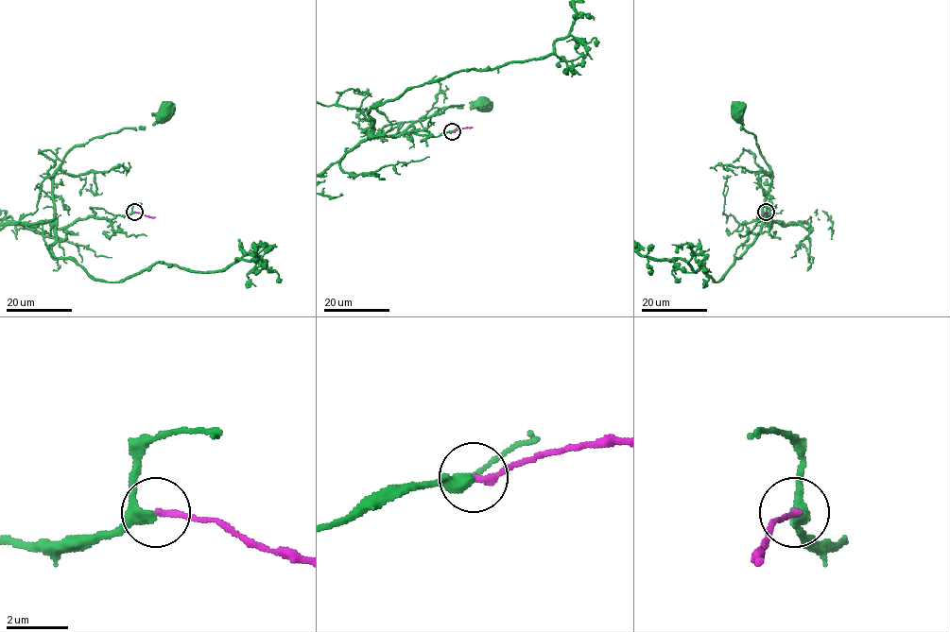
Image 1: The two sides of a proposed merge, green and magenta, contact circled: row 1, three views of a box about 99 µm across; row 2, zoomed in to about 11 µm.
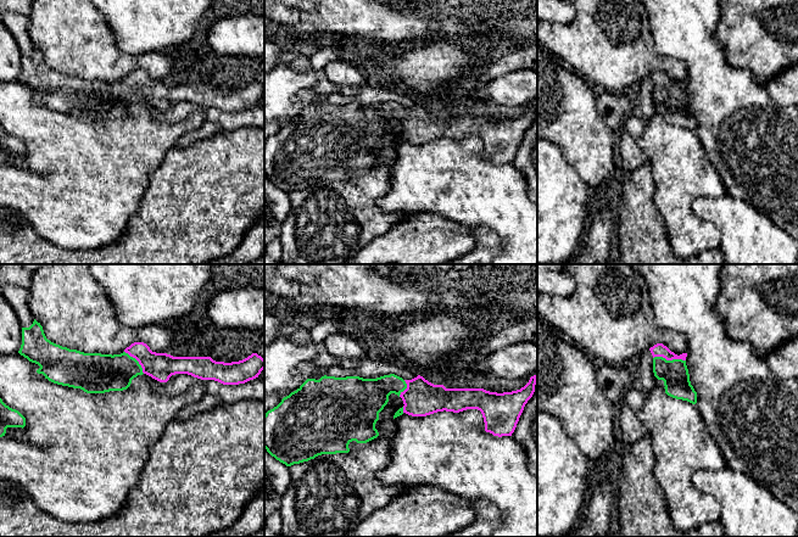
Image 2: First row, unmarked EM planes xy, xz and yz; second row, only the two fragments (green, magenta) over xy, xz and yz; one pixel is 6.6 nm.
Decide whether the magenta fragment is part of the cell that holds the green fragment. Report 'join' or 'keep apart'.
join

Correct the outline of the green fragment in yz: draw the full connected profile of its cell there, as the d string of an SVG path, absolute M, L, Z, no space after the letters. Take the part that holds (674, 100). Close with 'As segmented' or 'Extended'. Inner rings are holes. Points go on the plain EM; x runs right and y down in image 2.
M663 71L654 72L649 78L653 83L654 104L664 108L665 121L673 125L696 132L697 119L690 108L686 93L687 80L677 83Z. Extended

